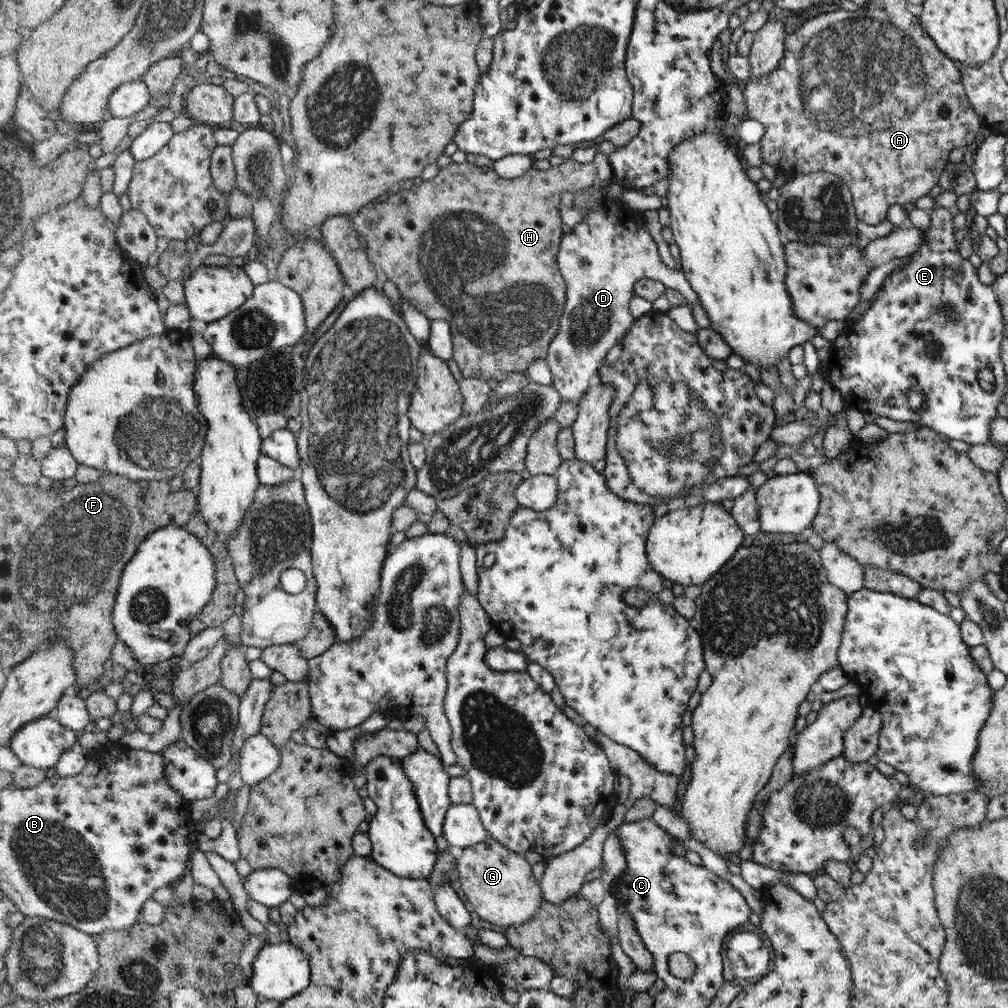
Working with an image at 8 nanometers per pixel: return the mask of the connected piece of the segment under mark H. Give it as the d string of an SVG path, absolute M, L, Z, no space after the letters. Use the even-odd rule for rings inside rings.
M570 158L566 162L552 165L548 170L528 169L518 178L500 178L496 176L490 166L480 167L474 163L449 163L442 167L438 174L429 180L418 180L411 189L391 192L387 201L374 201L366 204L358 212L347 213L354 229L365 237L366 256L373 262L373 266L380 265L387 278L399 286L399 292L408 298L414 306L428 319L444 319L452 326L453 365L462 377L476 376L486 380L506 380L510 372L524 372L530 363L537 358L546 359L551 342L559 330L559 320L562 317L567 300L567 283L563 278L559 266L559 250L561 249L562 221L560 207L562 192L576 192L587 188L596 182L596 166L594 163L579 163Z

